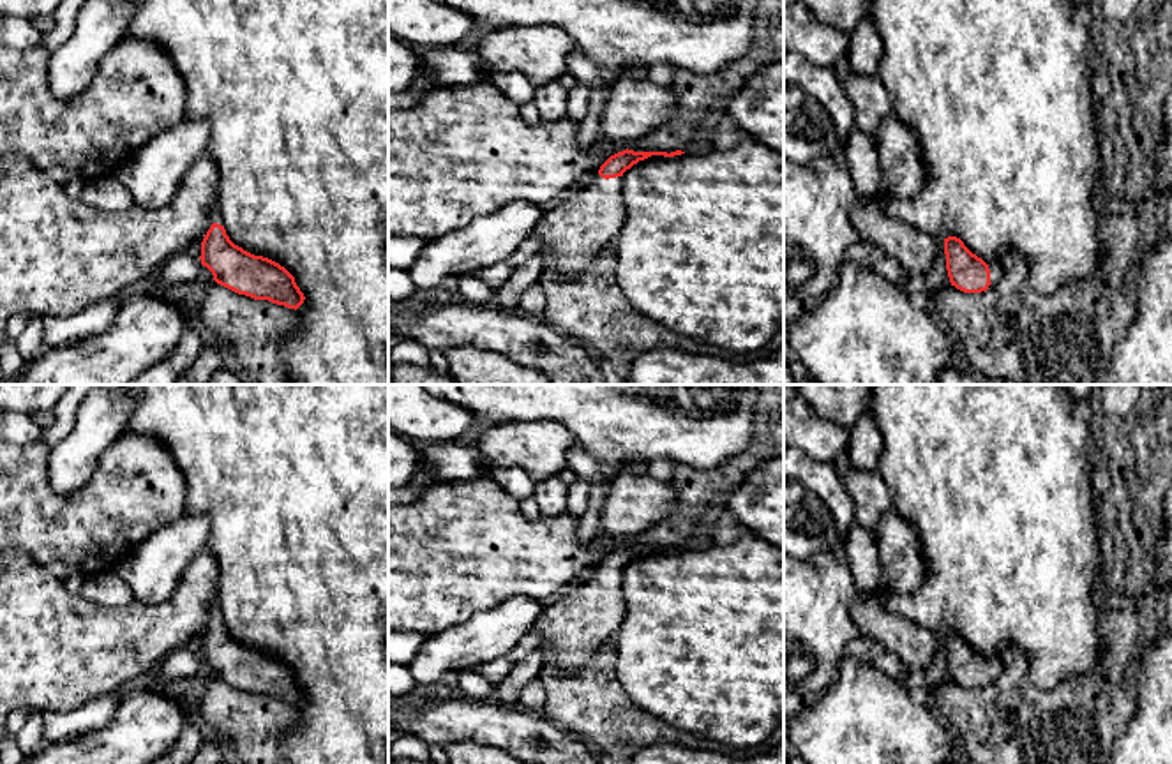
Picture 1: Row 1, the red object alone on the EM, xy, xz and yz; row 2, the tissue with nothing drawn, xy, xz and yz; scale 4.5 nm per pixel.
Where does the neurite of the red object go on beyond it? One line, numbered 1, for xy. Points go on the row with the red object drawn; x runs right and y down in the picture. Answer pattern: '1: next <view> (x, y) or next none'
1: next xy (214, 217)

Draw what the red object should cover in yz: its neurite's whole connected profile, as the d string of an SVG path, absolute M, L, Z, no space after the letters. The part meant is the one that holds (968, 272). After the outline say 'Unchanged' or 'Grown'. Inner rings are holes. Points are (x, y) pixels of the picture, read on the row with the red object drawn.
M957 236L944 238L944 254L950 282L964 293L981 293L990 284L1008 282L1010 265L1006 261L985 263Z. Grown

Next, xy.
M217 212L210 213L199 259L212 272L217 284L238 295L268 300L295 311L305 300L295 277L284 266L235 245L226 235L224 222Z. Grown

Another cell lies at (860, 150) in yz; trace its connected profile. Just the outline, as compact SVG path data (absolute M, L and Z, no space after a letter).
M854 125L844 145L844 157L858 196L877 196L883 189L883 168L875 139Z

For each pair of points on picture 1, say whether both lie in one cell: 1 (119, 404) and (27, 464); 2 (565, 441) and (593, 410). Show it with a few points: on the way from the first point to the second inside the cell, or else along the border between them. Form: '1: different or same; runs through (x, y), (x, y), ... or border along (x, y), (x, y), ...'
1: different; border along (50, 449), (48, 484), (57, 491)
2: different; border along (530, 422), (556, 420), (578, 443)

